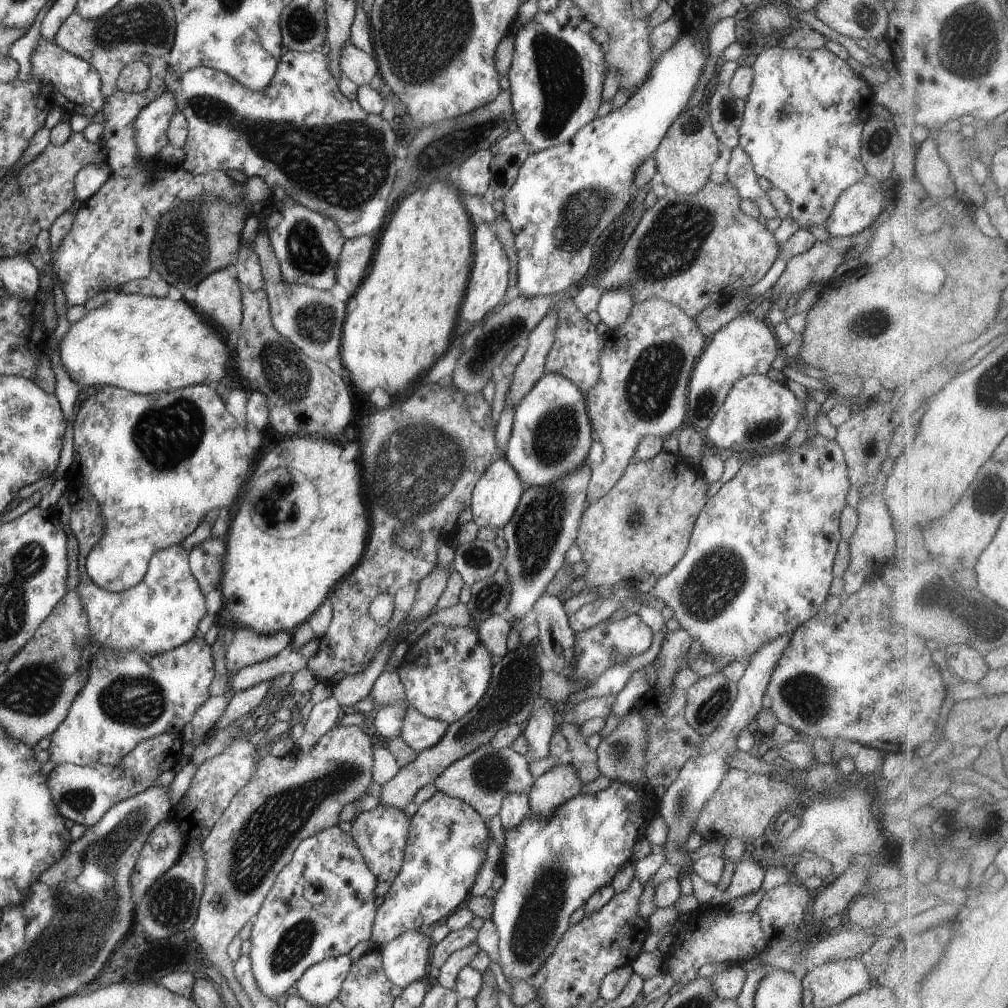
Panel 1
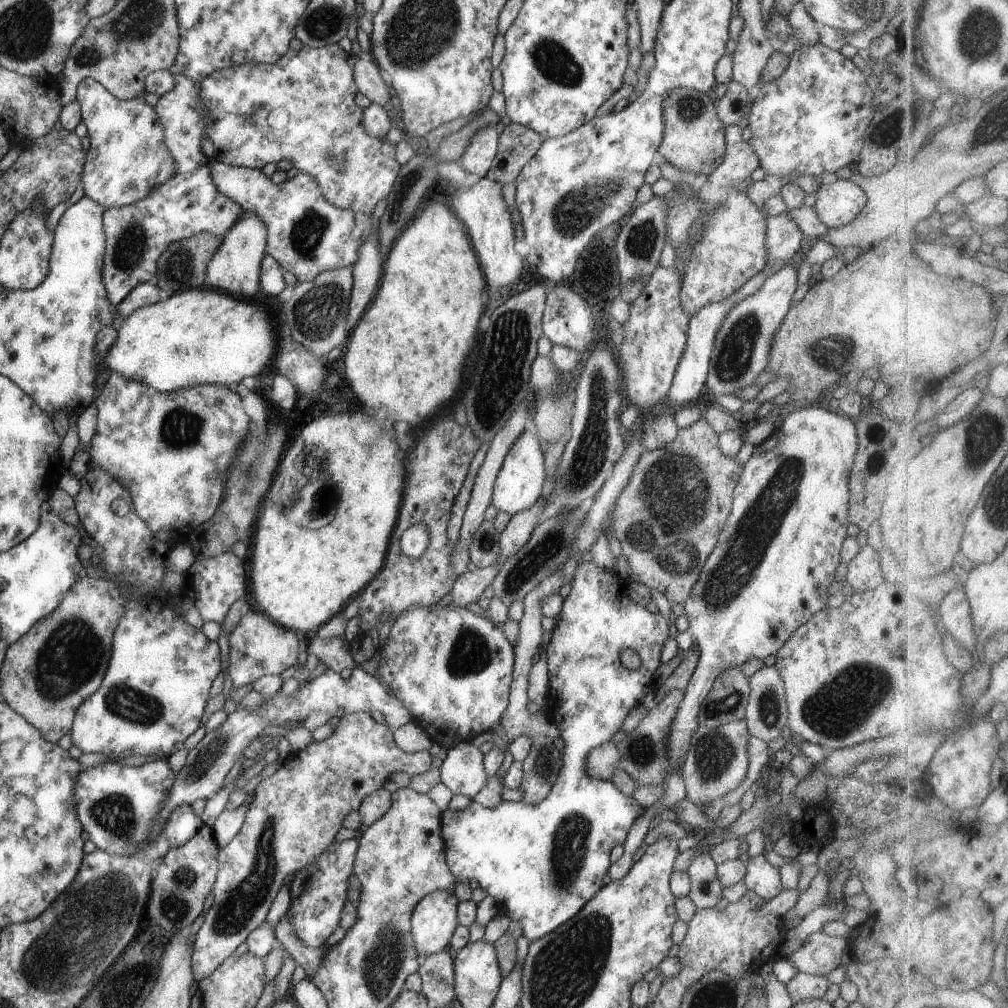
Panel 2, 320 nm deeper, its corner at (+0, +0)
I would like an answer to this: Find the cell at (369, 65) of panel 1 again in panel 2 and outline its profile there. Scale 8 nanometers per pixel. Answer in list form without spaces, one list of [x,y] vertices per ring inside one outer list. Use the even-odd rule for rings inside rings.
[[[362,52],[353,69],[354,82],[358,93],[377,105],[386,106],[388,102],[391,102],[391,91],[384,83],[379,66],[371,52]]]

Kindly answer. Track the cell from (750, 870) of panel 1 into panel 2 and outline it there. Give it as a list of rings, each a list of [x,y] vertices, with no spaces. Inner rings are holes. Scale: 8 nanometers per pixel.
[[[763,854],[750,857],[745,864],[747,871],[744,882],[748,890],[755,892],[765,901],[773,899],[784,890],[779,869],[772,866]]]

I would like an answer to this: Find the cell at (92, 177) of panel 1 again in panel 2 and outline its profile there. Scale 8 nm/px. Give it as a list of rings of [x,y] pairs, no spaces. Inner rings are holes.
[[[87,78],[79,85],[77,101],[81,104],[82,121],[87,126],[87,133],[91,140],[82,174],[86,197],[92,198],[105,209],[127,207],[146,198],[153,190],[172,178],[176,163],[165,145],[165,128],[158,121],[155,106],[151,106],[146,101],[145,90],[136,98],[120,100],[110,94],[99,82]]]

